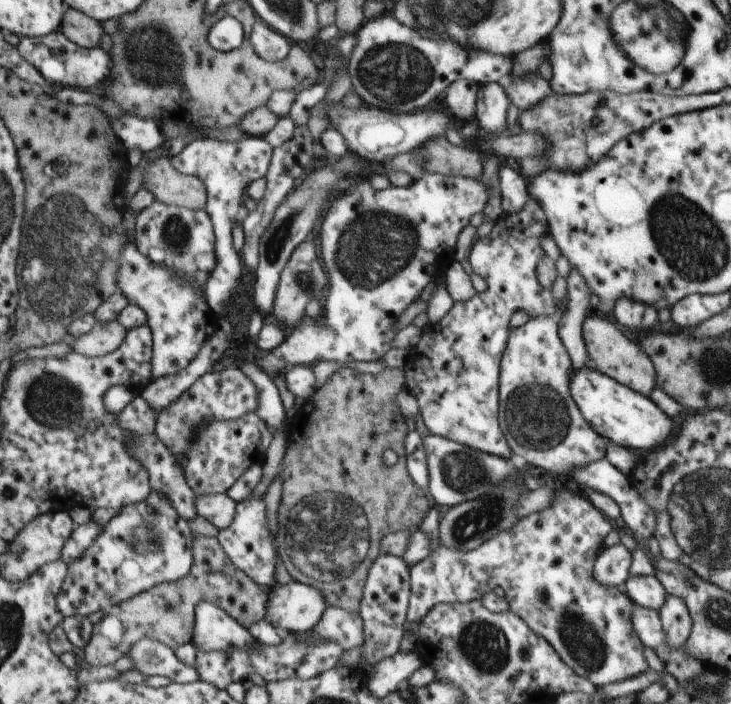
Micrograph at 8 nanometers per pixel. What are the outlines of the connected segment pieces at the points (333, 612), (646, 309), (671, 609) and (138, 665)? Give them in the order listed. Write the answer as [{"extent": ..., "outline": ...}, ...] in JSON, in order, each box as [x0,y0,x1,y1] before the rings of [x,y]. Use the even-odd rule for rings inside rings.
[{"extent":[307,605,363,652],"outline":[[[328,605],[319,623],[307,631],[307,636],[316,643],[339,644],[345,652],[361,646],[363,620],[359,611]]]},{"extent":[612,297,658,332],"outline":[[[622,297],[615,304],[612,318],[630,330],[650,332],[654,324],[658,322],[658,311],[653,306]]]},{"extent":[658,595,693,649],"outline":[[[668,595],[658,614],[667,646],[671,649],[684,647],[691,636],[693,620],[682,598]]]},{"extent":[127,637,199,683],"outline":[[[142,637],[127,652],[133,662],[132,669],[147,678],[152,675],[166,676],[174,683],[191,683],[199,680],[195,667],[184,664],[174,650],[156,639]]]}]

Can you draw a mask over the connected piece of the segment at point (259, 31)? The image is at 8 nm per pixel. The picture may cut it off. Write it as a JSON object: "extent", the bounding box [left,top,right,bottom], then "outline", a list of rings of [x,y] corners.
{"extent":[250,18,292,63],"outline":[[[261,18],[256,20],[256,24],[252,28],[250,40],[258,56],[271,63],[284,60],[288,56],[292,45],[289,39],[283,34],[276,32]]]}

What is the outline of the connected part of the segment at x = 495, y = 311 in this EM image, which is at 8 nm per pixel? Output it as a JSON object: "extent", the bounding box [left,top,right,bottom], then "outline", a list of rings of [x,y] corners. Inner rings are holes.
{"extent":[410,197,562,459],"outline":[[[532,197],[528,199],[528,202],[524,205],[524,208],[520,212],[507,215],[506,218],[500,218],[497,220],[490,234],[484,238],[477,237],[475,242],[471,246],[470,255],[468,256],[473,272],[479,274],[486,280],[487,288],[484,292],[476,293],[470,300],[466,302],[455,301],[452,308],[443,316],[436,324],[430,323],[421,332],[420,340],[418,344],[415,344],[414,350],[414,374],[417,377],[417,384],[414,388],[410,389],[410,392],[416,397],[419,404],[419,412],[422,414],[422,420],[426,428],[435,435],[443,436],[444,438],[453,440],[454,442],[463,444],[464,446],[487,452],[491,455],[501,456],[510,459],[511,448],[509,447],[508,441],[500,428],[499,415],[499,370],[502,360],[503,352],[505,351],[509,332],[511,331],[510,326],[510,316],[518,310],[525,310],[529,314],[530,318],[537,316],[544,316],[554,314],[556,311],[561,311],[562,306],[554,301],[551,294],[551,289],[545,289],[538,280],[537,277],[537,266],[539,260],[545,256],[544,249],[542,248],[542,239],[549,234],[549,222],[547,221],[547,216],[545,215],[544,209],[540,203],[537,203]]]}

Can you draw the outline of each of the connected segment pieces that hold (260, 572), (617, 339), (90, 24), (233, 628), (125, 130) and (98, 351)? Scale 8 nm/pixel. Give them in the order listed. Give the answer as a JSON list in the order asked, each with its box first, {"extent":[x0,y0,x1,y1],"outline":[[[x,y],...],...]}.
[{"extent":[216,499,277,587],"outline":[[[244,499],[237,504],[233,523],[228,528],[219,530],[216,537],[232,558],[232,561],[242,572],[248,574],[254,581],[262,586],[274,587],[277,582],[274,578],[276,572],[277,556],[276,543],[270,530],[266,528],[266,505],[262,499]]]},{"extent":[583,312,657,397],"outline":[[[594,312],[583,324],[583,339],[594,368],[612,378],[616,382],[649,397],[657,386],[657,374],[650,357],[636,342],[629,340],[616,328],[608,317]]]},{"extent":[59,7,104,48],"outline":[[[69,7],[69,10],[65,12],[64,22],[61,24],[59,31],[65,33],[71,41],[84,48],[99,46],[98,42],[104,34],[102,26],[93,17],[74,10],[72,7]]]},{"extent":[192,603,258,651],"outline":[[[212,603],[197,604],[194,624],[192,643],[198,651],[246,651],[258,642],[246,627]]]},{"extent":[110,113,166,154],"outline":[[[124,113],[110,122],[128,150],[138,149],[146,154],[158,149],[166,141],[160,125],[154,121]]]},{"extent":[71,320,127,357],"outline":[[[117,320],[105,323],[96,321],[71,347],[82,356],[99,357],[114,352],[122,344],[126,333],[127,330]]]}]

